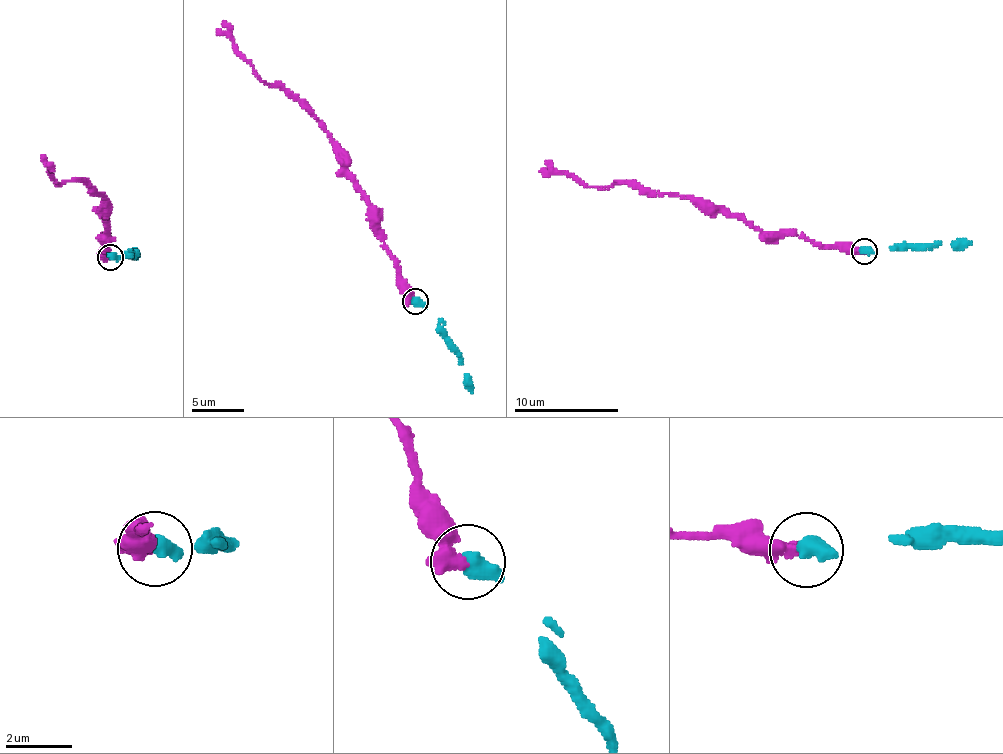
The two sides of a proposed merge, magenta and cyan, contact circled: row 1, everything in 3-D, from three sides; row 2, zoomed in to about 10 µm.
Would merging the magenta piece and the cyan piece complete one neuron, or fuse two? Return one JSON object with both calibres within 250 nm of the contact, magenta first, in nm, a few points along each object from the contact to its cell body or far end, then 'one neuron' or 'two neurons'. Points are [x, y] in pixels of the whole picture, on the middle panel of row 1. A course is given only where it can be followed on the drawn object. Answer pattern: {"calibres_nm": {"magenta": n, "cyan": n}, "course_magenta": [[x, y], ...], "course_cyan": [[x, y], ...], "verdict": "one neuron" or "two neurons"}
{"calibres_nm": {"magenta": 480, "cyan": 550}, "course_magenta": [[413, 300], [381, 240], [376, 209], [344, 167], [344, 152], [307, 107], [281, 87], [264, 84], [223, 21]], "course_cyan": [[416, 300], [439, 319], [439, 332], [461, 359], [465, 385], [471, 393]], "verdict": "one neuron"}

